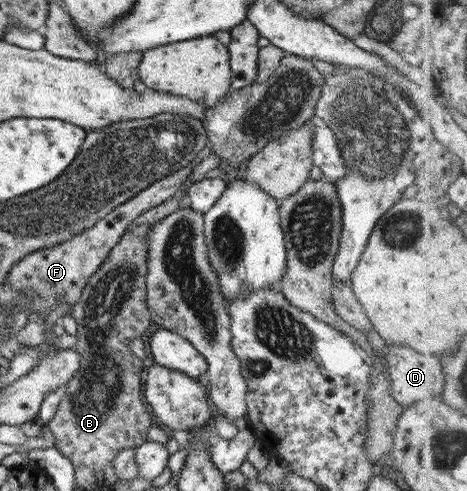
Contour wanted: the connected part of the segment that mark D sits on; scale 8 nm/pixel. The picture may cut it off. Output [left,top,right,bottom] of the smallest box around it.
[385,345,447,408]

